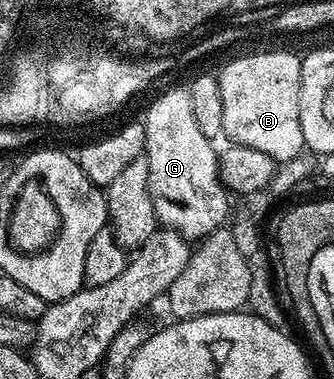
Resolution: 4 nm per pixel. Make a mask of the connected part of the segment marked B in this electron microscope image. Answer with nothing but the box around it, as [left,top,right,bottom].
[218,52,306,162]

